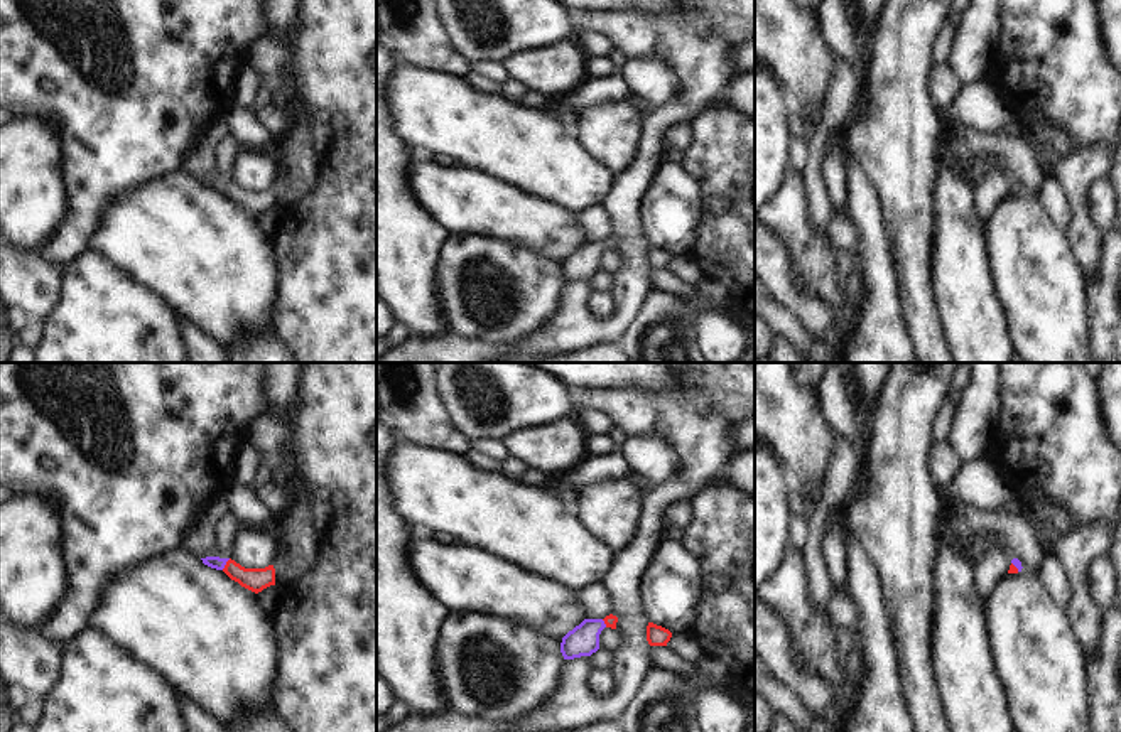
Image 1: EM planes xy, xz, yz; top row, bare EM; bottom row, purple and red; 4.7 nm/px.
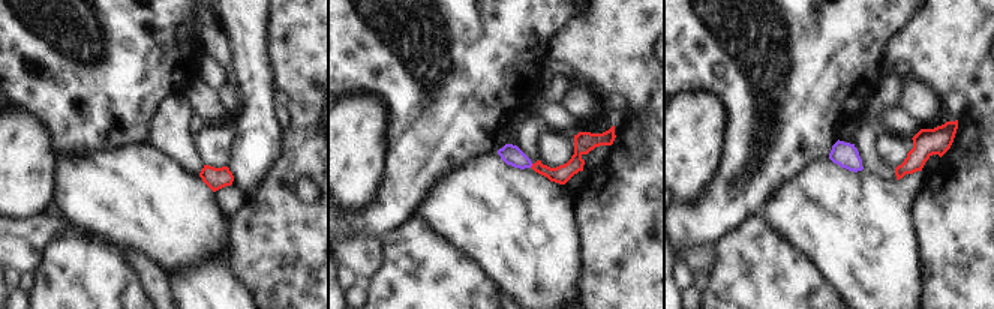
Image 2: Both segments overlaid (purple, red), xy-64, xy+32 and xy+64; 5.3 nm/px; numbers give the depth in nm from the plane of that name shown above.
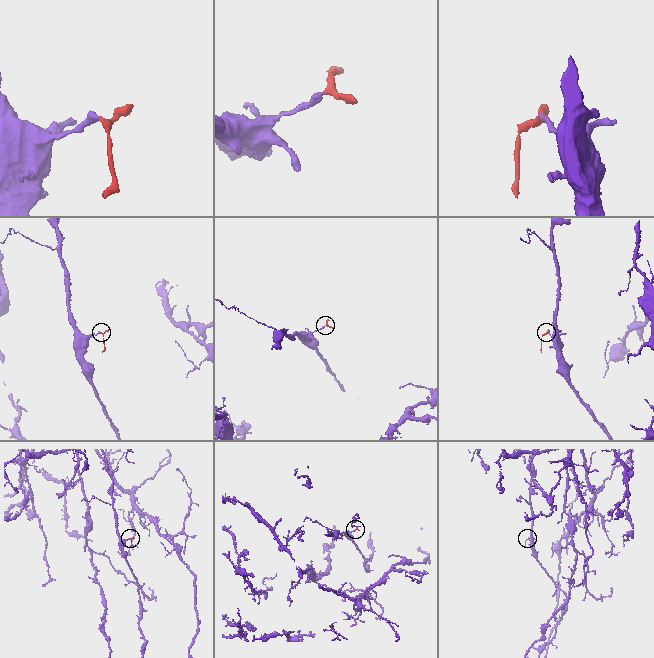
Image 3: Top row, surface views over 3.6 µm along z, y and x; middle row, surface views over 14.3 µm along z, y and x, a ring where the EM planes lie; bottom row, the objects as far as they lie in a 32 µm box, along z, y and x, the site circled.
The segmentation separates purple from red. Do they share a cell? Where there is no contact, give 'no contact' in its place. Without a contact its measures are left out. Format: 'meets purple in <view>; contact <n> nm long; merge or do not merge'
meets purple in xy; contact 70 nm long; merge

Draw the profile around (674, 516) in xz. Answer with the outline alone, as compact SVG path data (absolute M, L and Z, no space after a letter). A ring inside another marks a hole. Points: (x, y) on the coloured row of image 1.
M687 501L672 503L663 509L663 525L665 528L679 528L684 530L692 516L692 509Z

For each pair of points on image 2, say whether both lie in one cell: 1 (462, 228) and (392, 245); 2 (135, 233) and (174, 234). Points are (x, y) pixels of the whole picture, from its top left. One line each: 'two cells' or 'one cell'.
1: two cells
2: one cell

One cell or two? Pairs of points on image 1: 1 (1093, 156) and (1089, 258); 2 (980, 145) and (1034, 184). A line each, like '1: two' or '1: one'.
1: one
2: one

